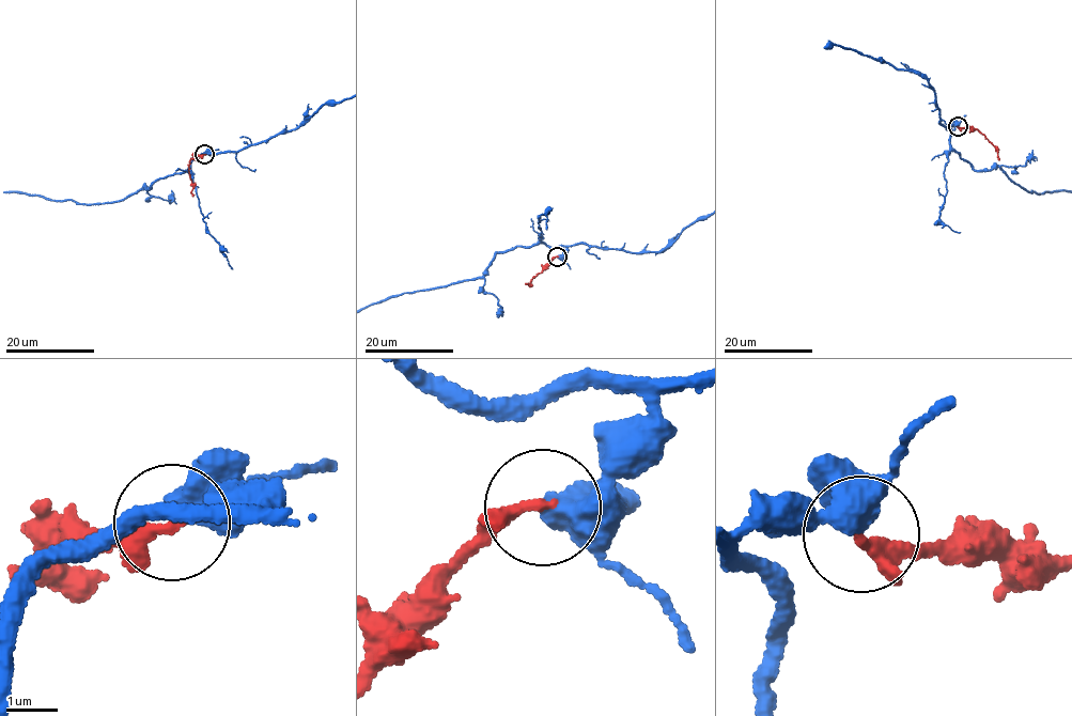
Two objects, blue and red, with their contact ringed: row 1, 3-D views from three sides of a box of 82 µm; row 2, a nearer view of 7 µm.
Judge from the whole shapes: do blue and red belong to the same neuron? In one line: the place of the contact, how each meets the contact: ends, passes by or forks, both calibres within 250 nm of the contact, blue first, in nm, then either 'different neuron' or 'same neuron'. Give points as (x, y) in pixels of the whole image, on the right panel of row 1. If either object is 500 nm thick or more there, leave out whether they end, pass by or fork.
at (958, 126); 650 nm thick on the blue side, 240 nm on the other; different neuron

